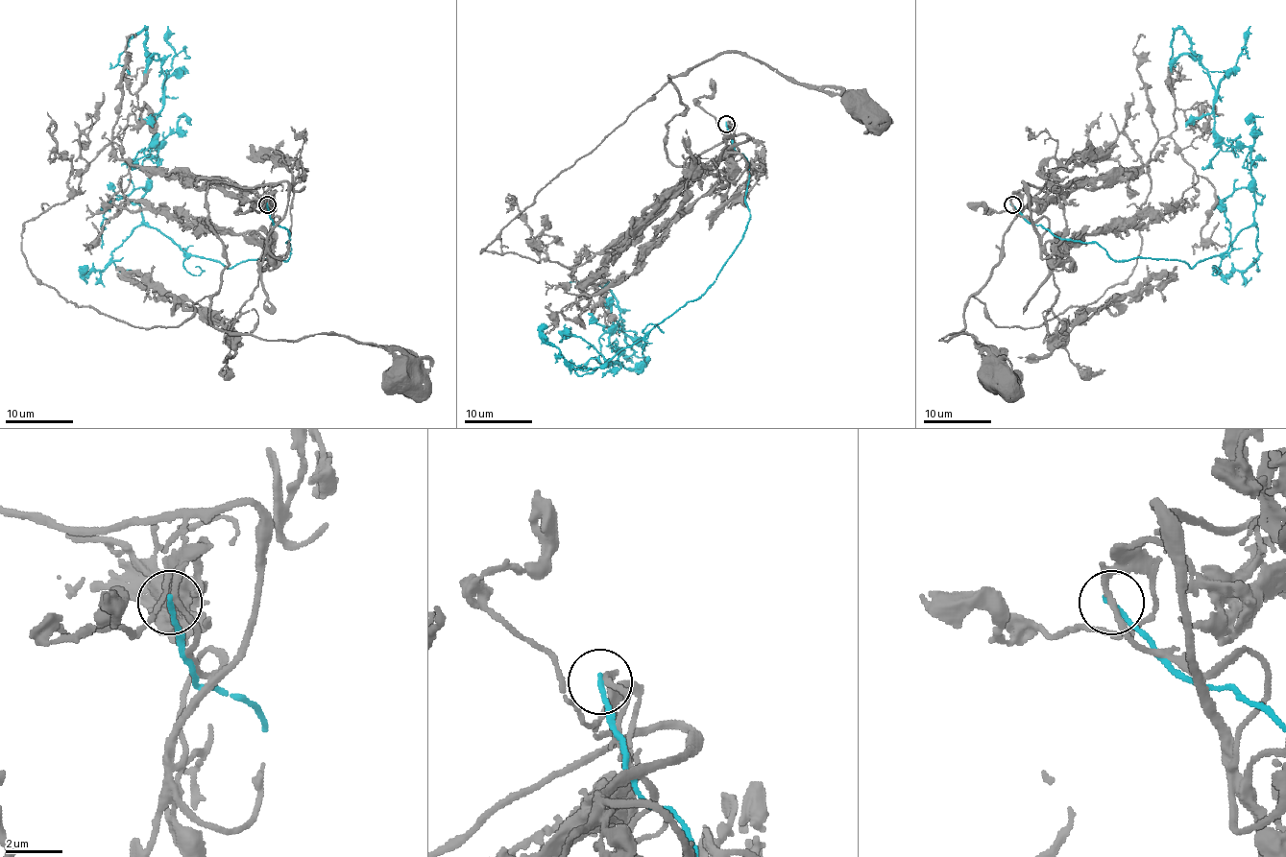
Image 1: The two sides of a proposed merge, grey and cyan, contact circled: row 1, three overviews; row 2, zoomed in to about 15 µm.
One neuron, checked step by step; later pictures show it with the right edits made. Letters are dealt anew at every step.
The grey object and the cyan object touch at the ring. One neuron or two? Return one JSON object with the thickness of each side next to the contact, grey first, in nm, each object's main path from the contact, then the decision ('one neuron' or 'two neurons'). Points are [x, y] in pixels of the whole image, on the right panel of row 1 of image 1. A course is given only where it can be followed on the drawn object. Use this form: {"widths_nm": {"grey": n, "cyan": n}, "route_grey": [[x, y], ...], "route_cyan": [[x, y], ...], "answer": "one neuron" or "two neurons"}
{"widths_nm": {"grey": 170, "cyan": 170}, "route_grey": [[1012, 204], [1026, 185], [1055, 182], [1012, 221], [964, 326], [941, 341], [970, 333], [992, 376]], "route_cyan": [[1012, 204], [1114, 260], [1225, 251], [1254, 221], [1250, 150], [1217, 134], [1177, 29], [1179, 63]], "answer": "two neurons"}

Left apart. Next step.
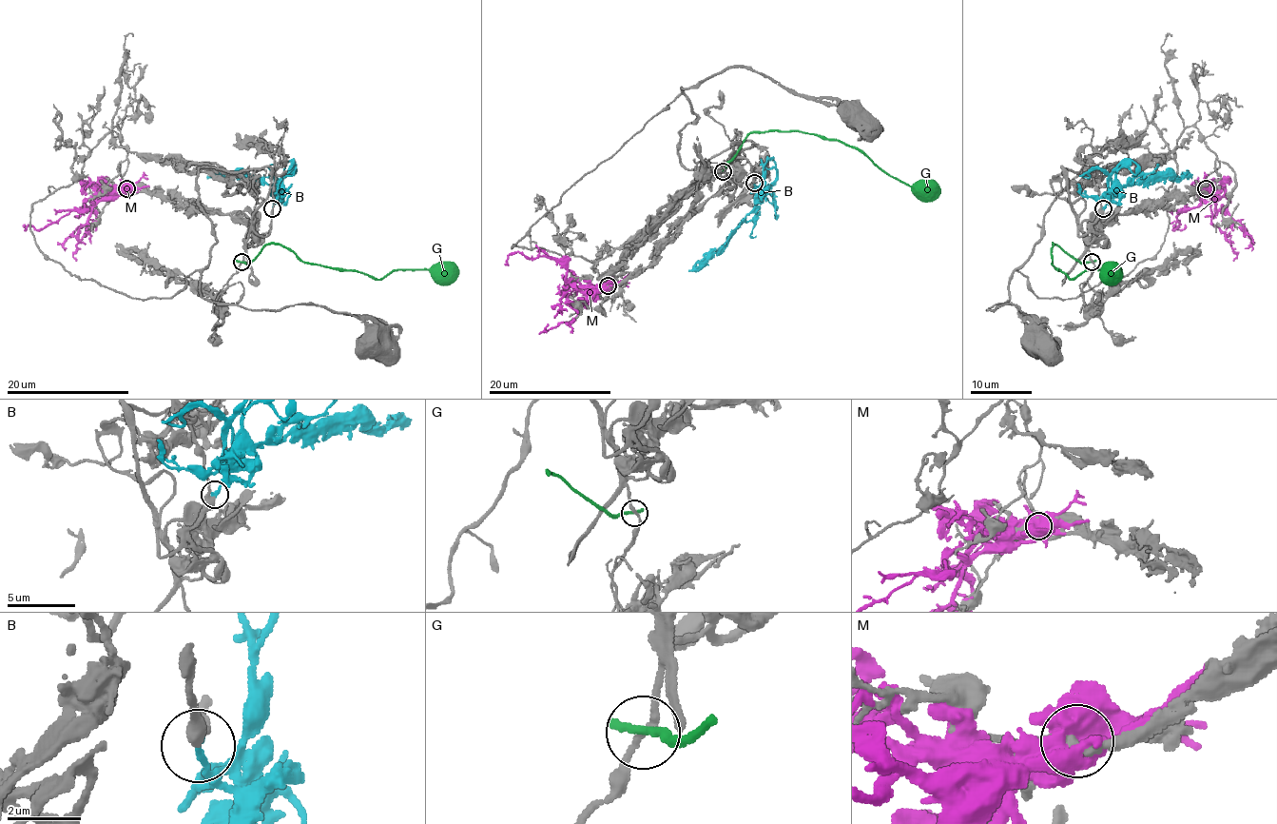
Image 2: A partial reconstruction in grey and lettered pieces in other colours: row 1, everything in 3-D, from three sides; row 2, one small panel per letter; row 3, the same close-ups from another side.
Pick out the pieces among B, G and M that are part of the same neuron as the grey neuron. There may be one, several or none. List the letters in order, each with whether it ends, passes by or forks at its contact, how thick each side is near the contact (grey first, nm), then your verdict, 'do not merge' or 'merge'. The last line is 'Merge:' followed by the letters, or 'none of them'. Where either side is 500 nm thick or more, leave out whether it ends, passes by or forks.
B: it ends | 320/180 nm | merge
G: it ends | 170/280 nm | do not merge
M: 180/1150 nm | do not merge
Merge: B

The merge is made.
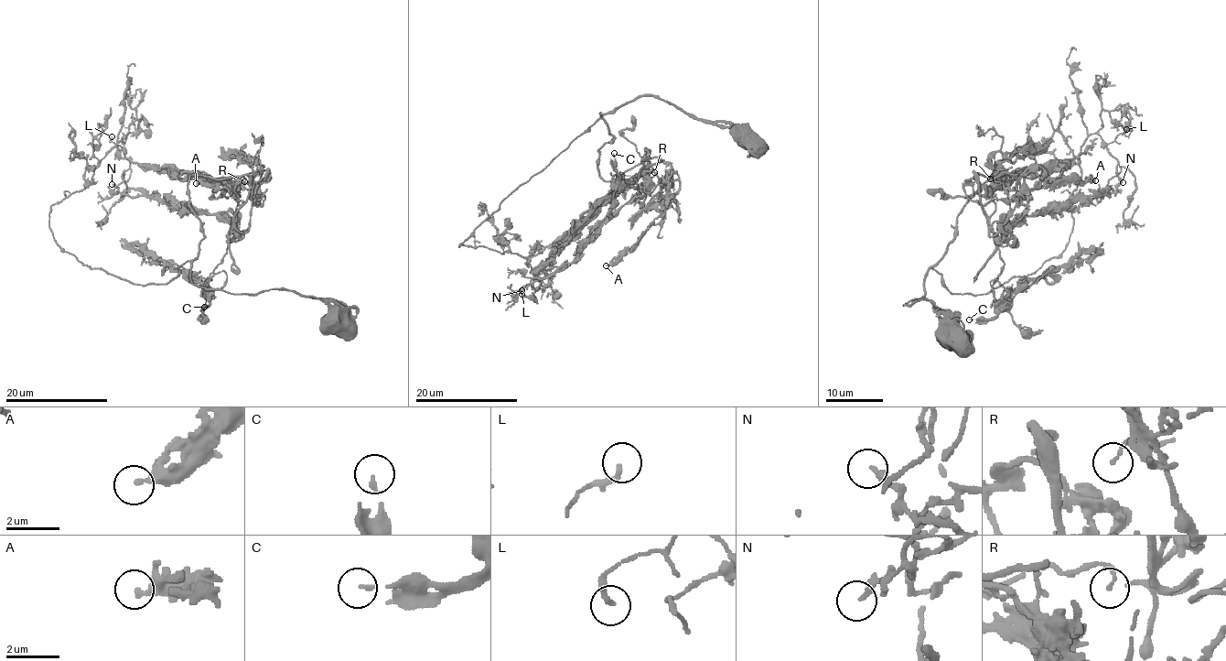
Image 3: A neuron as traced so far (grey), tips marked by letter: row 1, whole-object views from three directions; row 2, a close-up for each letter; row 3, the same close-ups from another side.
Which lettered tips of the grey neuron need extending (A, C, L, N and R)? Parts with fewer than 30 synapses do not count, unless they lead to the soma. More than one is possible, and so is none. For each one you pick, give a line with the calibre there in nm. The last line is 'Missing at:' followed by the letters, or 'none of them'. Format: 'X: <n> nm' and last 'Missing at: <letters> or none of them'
Missing at: none of them

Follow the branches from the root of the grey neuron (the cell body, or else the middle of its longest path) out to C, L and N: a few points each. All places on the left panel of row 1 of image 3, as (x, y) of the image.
C: (334, 320), (324, 300), (289, 290), (192, 283), (204, 232), (191, 175), (235, 178), (240, 207), (204, 307)
L: (334, 320), (289, 290), (198, 287), (188, 261), (137, 285), (66, 252), (50, 207), (124, 149), (112, 136)
N: (334, 320), (324, 300), (289, 290), (192, 283), (204, 232), (188, 178), (235, 178), (235, 222), (112, 184)

